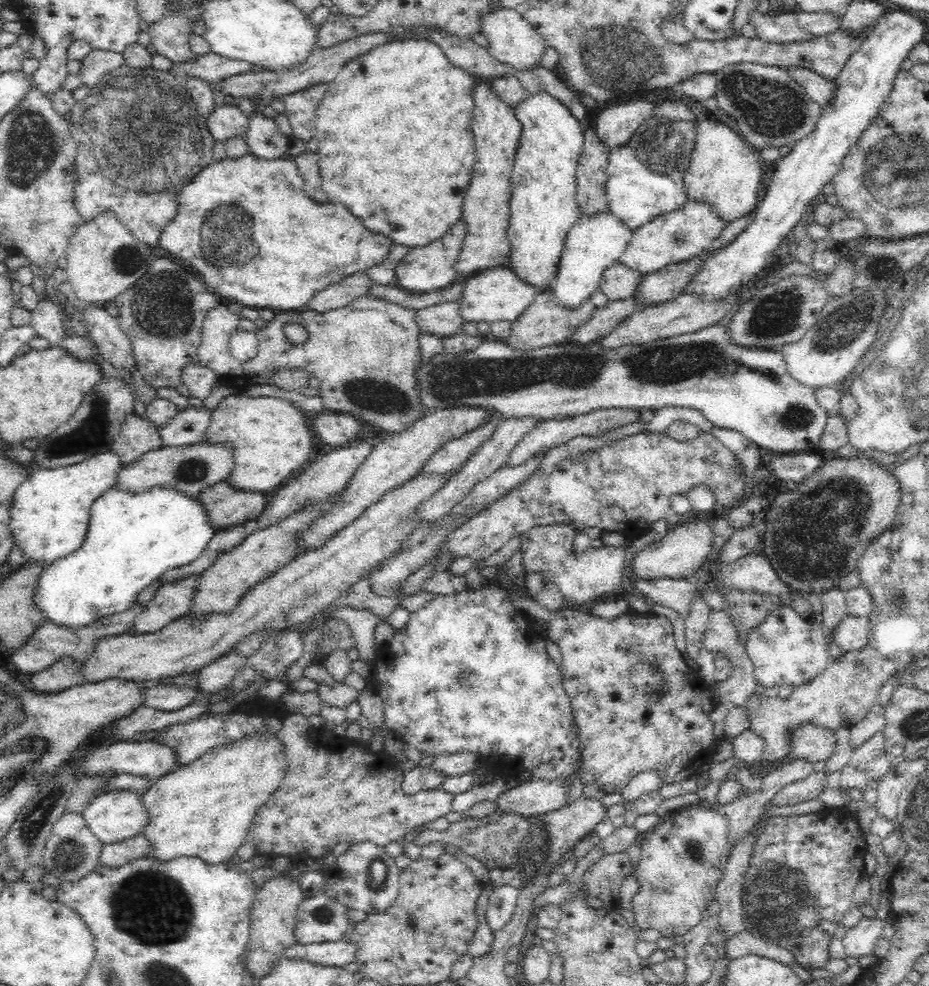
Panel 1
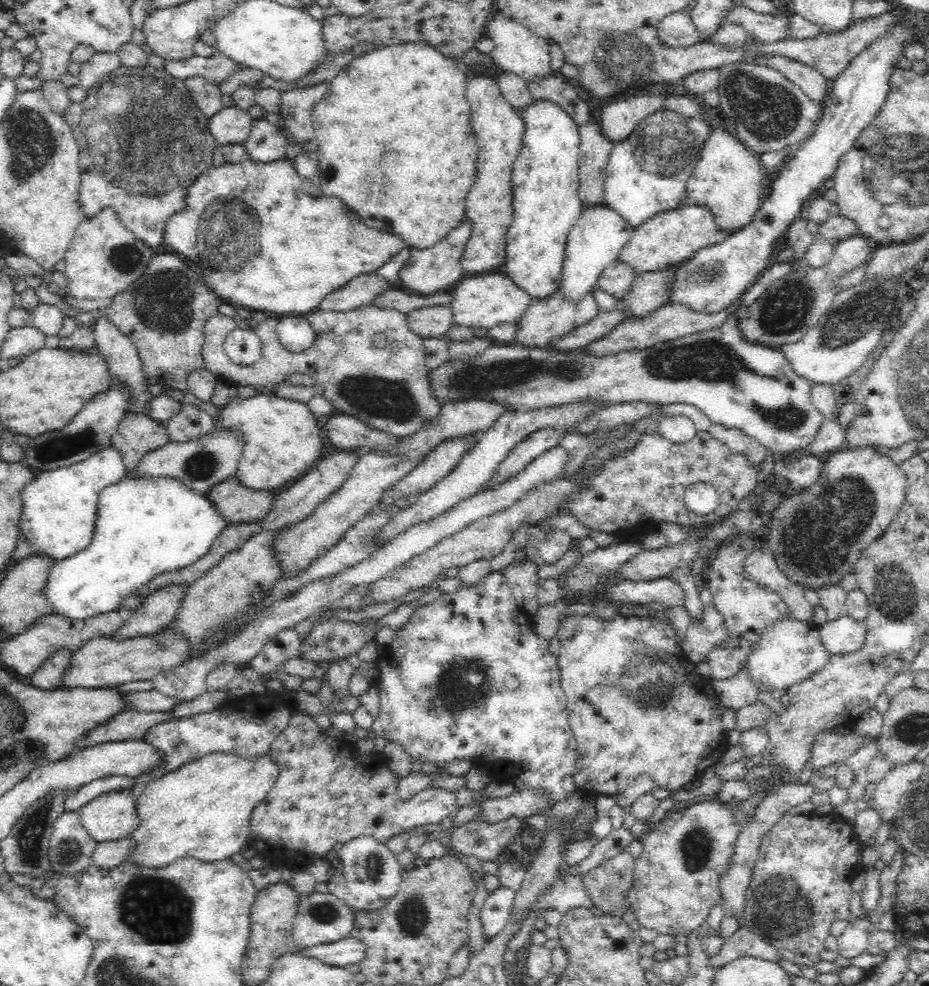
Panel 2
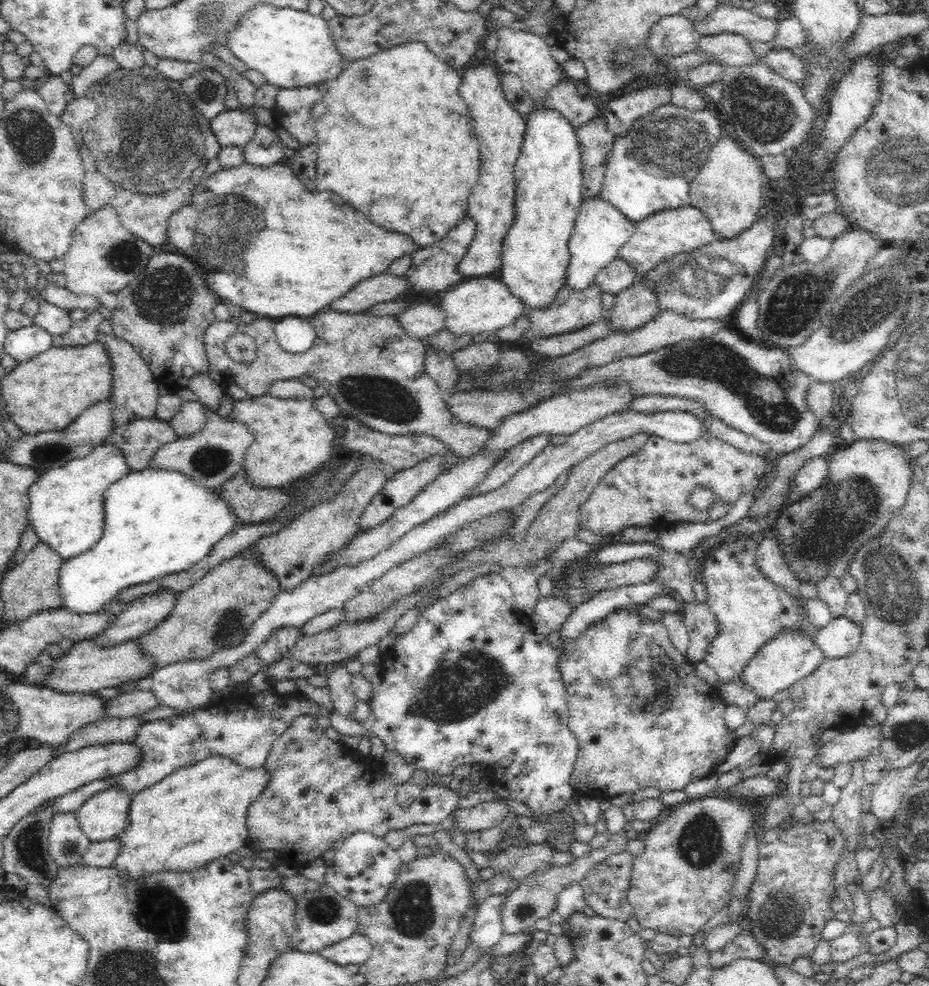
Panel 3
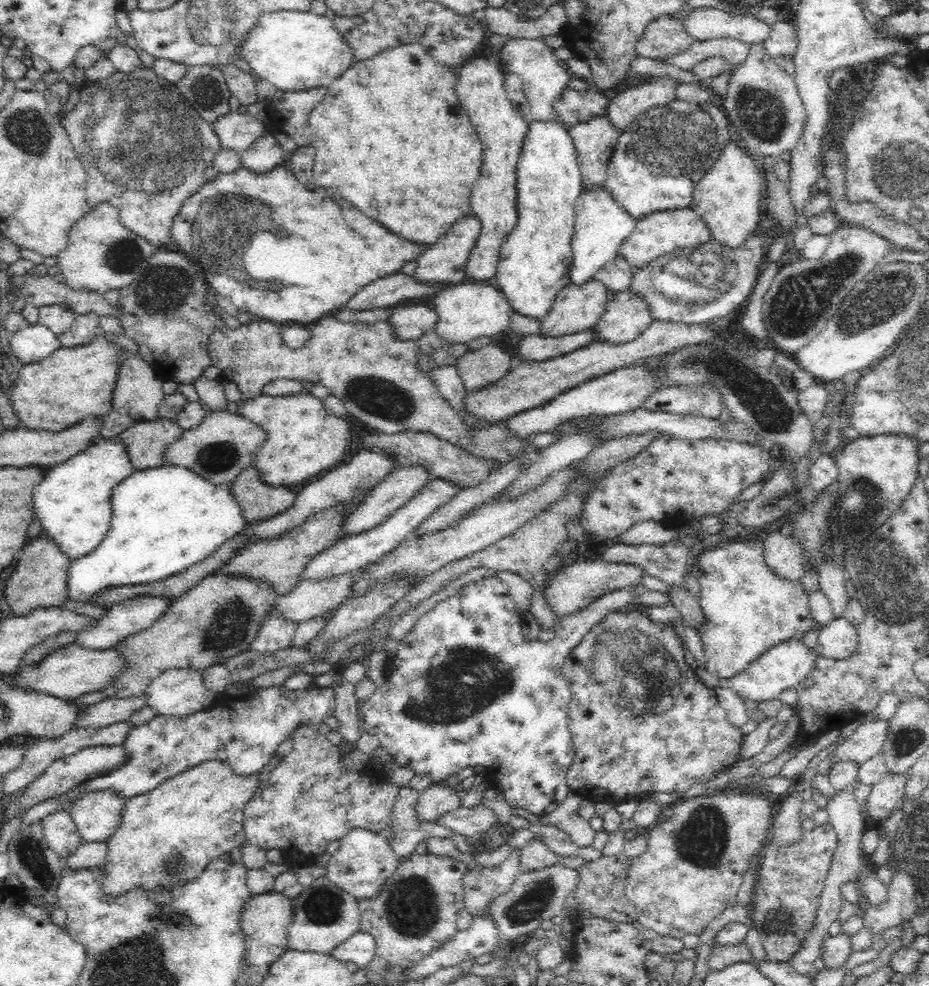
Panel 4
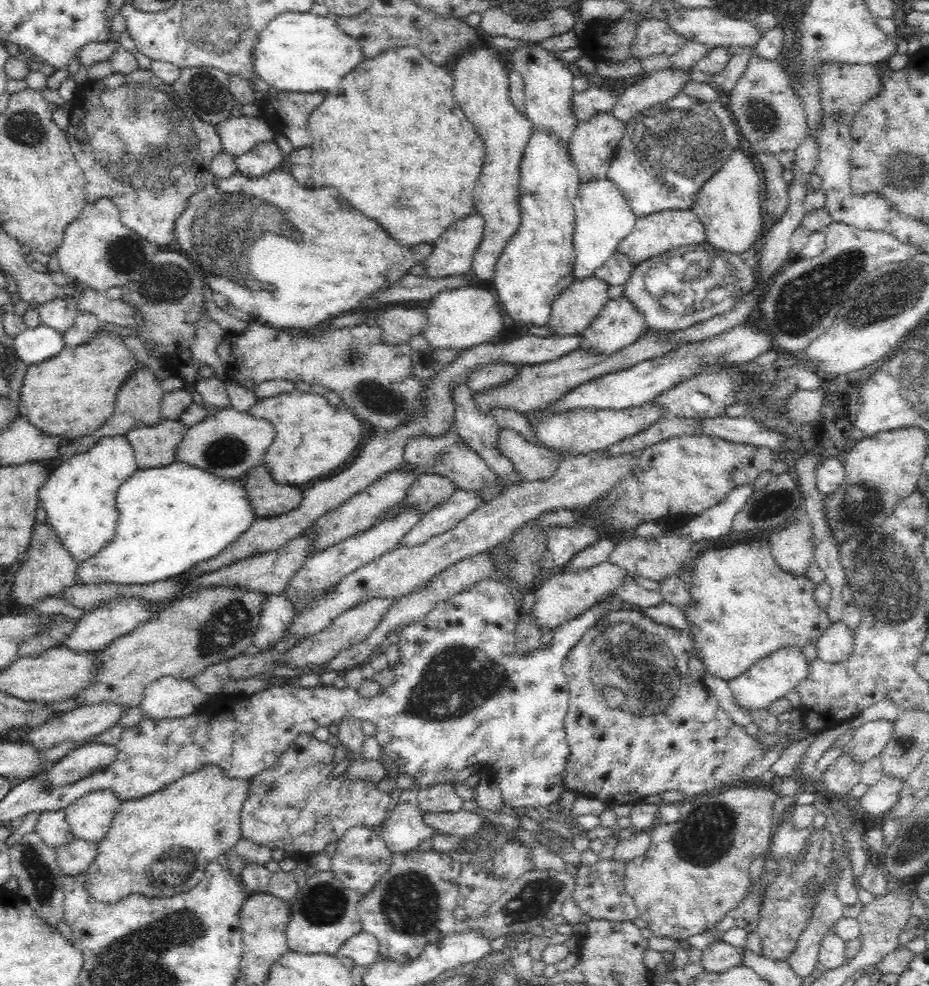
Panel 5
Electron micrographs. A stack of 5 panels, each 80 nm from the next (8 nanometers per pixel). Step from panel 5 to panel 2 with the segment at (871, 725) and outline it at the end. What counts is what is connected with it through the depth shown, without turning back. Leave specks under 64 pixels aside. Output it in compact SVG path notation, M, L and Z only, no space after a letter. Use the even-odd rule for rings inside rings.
M826 729L816 734L809 744L809 762L814 769L830 764L844 763L853 752L856 752L863 744L868 744L868 739L854 737L854 734L842 736Z

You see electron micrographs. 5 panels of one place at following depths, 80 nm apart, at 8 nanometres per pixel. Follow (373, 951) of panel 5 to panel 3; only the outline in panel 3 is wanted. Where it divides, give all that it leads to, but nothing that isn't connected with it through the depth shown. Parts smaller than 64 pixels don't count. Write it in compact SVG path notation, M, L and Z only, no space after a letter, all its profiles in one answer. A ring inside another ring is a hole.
M354 934L351 938L338 942L328 948L322 948L318 954L322 958L346 966L346 964L362 964L368 960L372 952L372 945L365 935Z

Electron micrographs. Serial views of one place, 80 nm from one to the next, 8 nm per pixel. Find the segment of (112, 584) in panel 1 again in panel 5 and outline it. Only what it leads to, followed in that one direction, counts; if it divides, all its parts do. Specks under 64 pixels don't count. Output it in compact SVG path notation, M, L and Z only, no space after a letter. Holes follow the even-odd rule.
M180 462L159 468L139 469L120 484L115 502L117 519L114 534L98 552L78 565L74 572L75 584L152 584L182 575L199 563L215 558L254 520L246 493L238 480L221 480Z

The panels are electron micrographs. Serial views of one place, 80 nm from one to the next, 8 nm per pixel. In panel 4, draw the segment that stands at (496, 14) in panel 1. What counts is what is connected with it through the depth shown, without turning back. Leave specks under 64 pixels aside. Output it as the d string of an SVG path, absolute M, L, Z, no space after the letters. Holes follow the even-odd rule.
M507 37L499 50L498 63L502 74L505 76L514 73L521 78L525 96L530 101L530 114L533 118L560 121L551 104L554 97L562 94L562 90L568 86L571 78L568 68L555 57L553 49L546 45L546 40L534 39L534 37Z

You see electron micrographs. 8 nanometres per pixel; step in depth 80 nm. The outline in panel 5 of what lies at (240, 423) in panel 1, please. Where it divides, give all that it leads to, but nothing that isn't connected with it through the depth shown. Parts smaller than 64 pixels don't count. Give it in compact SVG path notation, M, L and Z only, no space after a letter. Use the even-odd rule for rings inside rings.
M294 392L258 399L247 411L258 420L265 420L274 427L274 442L263 456L262 466L268 469L274 484L304 484L312 478L328 476L338 470L342 462L347 462L352 452L360 446L360 440L366 437L366 428L360 426L356 416L345 406L332 410L322 395L314 392Z

